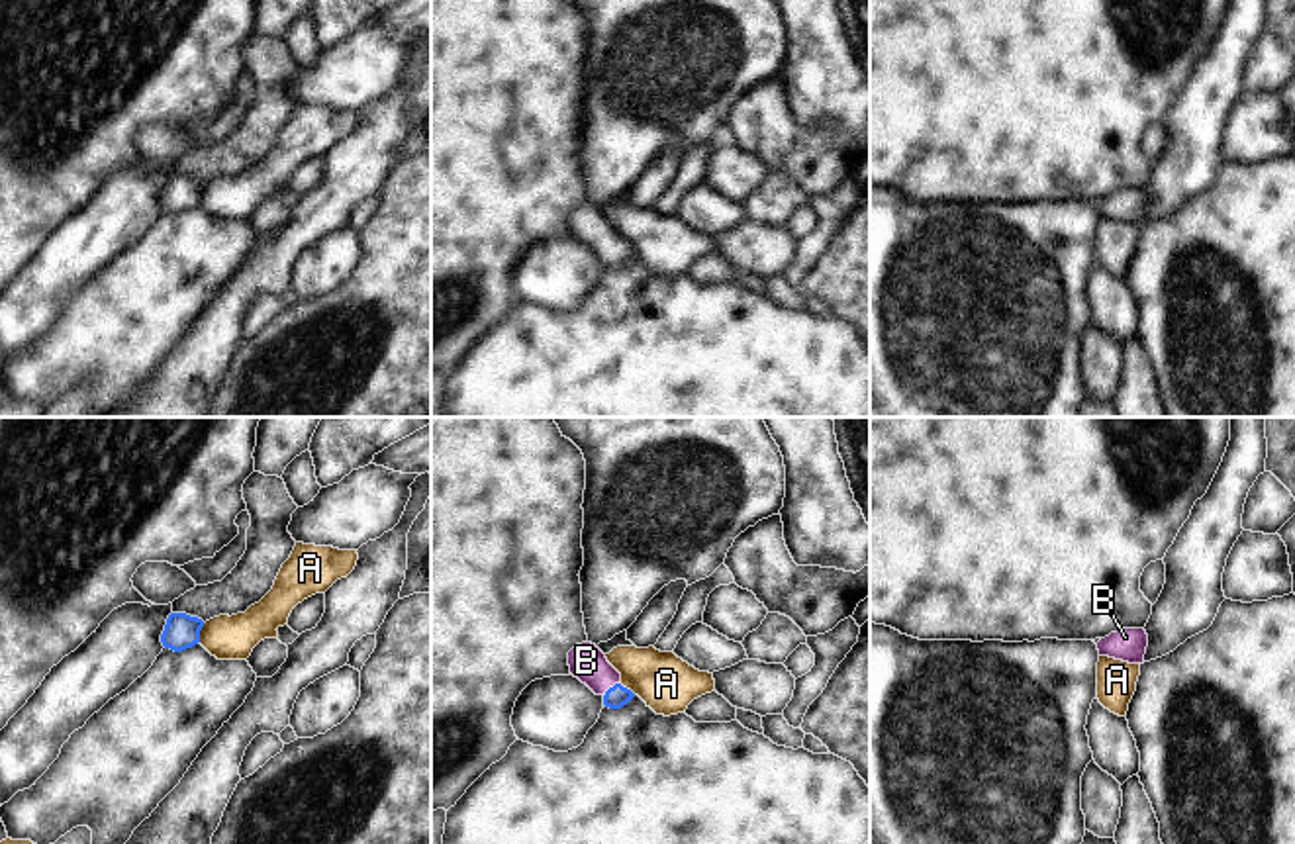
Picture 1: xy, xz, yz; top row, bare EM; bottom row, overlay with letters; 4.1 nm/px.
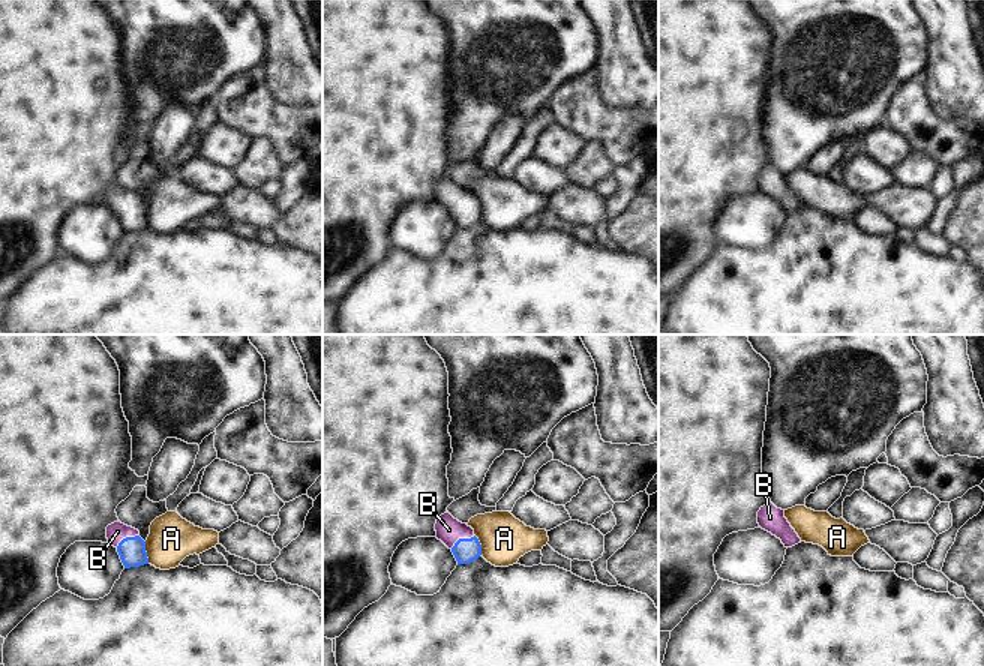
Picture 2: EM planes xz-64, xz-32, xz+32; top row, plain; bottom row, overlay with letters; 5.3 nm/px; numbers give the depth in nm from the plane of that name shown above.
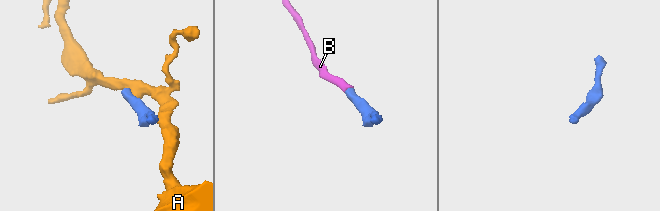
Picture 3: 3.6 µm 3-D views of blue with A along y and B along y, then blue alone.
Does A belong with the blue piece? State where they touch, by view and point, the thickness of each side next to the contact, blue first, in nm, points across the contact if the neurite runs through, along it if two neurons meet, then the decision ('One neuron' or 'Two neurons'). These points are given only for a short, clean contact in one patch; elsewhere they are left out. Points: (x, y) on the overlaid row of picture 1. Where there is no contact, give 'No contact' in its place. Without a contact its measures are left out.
Touches blue at xy (198, 633). Thickness 140 nm (blue) against 180 nm. Boundary: xy (204, 623), (198, 641). Two neurons

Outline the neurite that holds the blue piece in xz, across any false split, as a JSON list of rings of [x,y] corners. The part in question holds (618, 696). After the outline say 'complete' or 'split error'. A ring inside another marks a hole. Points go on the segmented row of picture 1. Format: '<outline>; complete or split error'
[[[592,642],[576,644],[568,652],[570,674],[603,697],[609,709],[621,709],[635,693],[623,687],[621,674],[607,662],[605,654]]]; split error

